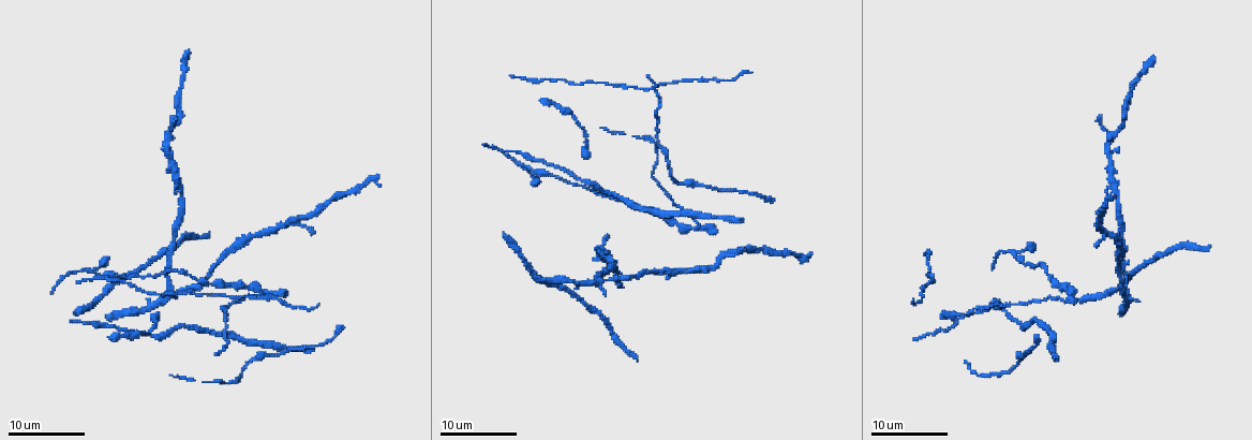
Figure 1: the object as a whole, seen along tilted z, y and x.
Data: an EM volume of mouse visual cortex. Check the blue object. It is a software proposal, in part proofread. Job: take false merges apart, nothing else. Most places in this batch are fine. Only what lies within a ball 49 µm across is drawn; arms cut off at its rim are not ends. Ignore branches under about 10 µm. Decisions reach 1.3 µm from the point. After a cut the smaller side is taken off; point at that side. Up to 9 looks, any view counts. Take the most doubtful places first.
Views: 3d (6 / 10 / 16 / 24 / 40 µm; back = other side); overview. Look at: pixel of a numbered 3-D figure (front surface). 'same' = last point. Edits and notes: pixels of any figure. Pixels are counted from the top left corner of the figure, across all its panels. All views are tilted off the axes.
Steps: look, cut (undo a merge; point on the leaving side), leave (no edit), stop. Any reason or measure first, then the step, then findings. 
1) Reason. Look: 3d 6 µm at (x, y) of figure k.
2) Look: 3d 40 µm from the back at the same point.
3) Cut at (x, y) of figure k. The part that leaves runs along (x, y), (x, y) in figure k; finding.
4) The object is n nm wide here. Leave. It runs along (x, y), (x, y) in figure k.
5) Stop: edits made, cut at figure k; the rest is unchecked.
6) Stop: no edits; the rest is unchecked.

Calibre changes. Look: 3d 6 µm at (698, 225) of figure 1.

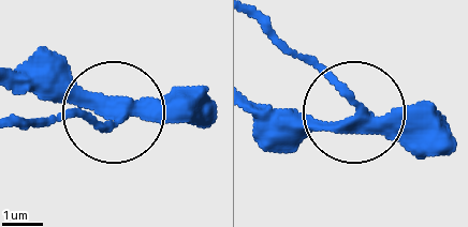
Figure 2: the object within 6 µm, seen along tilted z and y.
The object is 280 nm wide here. Leave. Continuous, no second cell.

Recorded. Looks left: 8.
Abrupt turn. Look: 3d 6 µm at (959, 320) of figure 1.

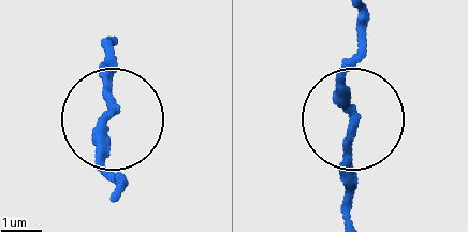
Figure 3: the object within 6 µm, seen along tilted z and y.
Leave. It runs along (108, 35), (105, 161), (115, 173) in figure 3; all the same cell.

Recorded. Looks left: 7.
Look: 3d 10 µm at (240, 248) of figure 1.

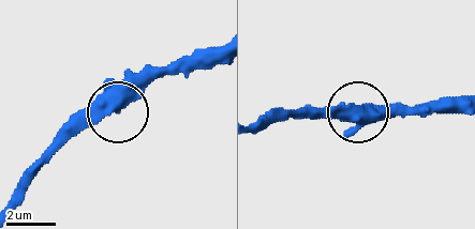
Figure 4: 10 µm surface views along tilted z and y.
Look: 3d 10 µm from the back at (107, 111) of figure 4.

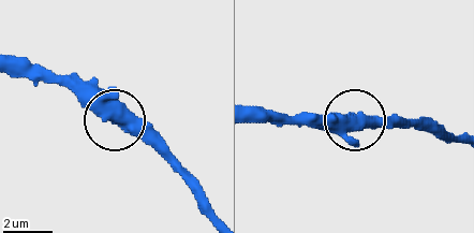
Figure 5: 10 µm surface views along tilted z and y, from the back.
Leave. It runs along (215, 212), (76, 79) in figure 5; continuous, no second cell.

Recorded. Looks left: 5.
Look: 3d 10 µm at (217, 297) of figure 1.

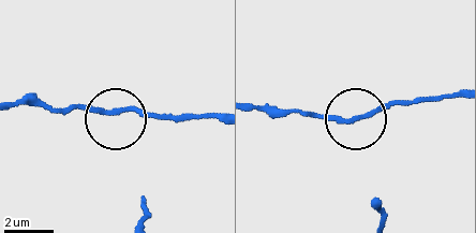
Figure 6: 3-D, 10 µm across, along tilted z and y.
The object is 190 nm wide here. Leave. One cell here.

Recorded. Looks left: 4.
Stop: no edits; the rest is unchecked.

